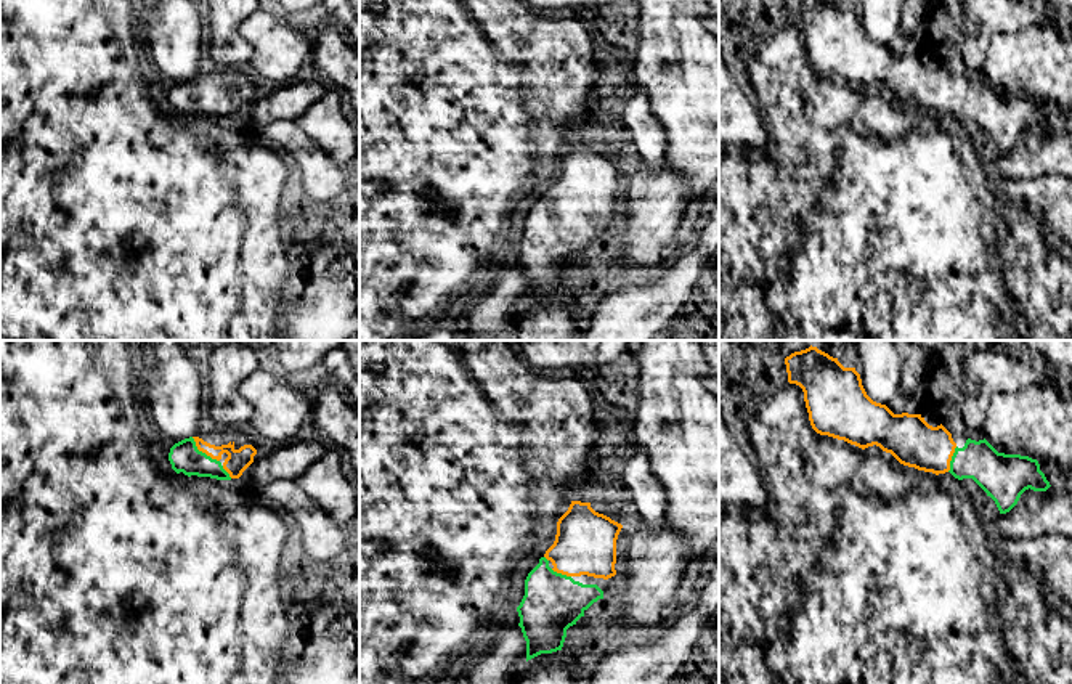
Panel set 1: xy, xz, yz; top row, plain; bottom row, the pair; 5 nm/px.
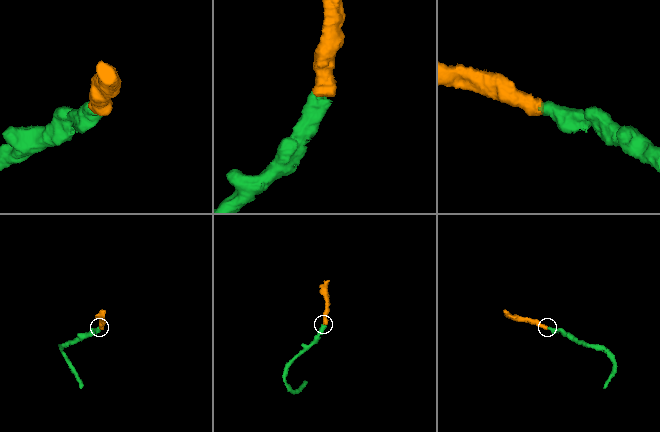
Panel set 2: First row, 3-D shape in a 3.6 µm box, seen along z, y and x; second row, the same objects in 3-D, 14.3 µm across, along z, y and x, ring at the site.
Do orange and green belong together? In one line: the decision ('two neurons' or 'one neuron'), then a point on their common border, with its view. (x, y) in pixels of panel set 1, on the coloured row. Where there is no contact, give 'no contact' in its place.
one neuron | xy (203, 451)

